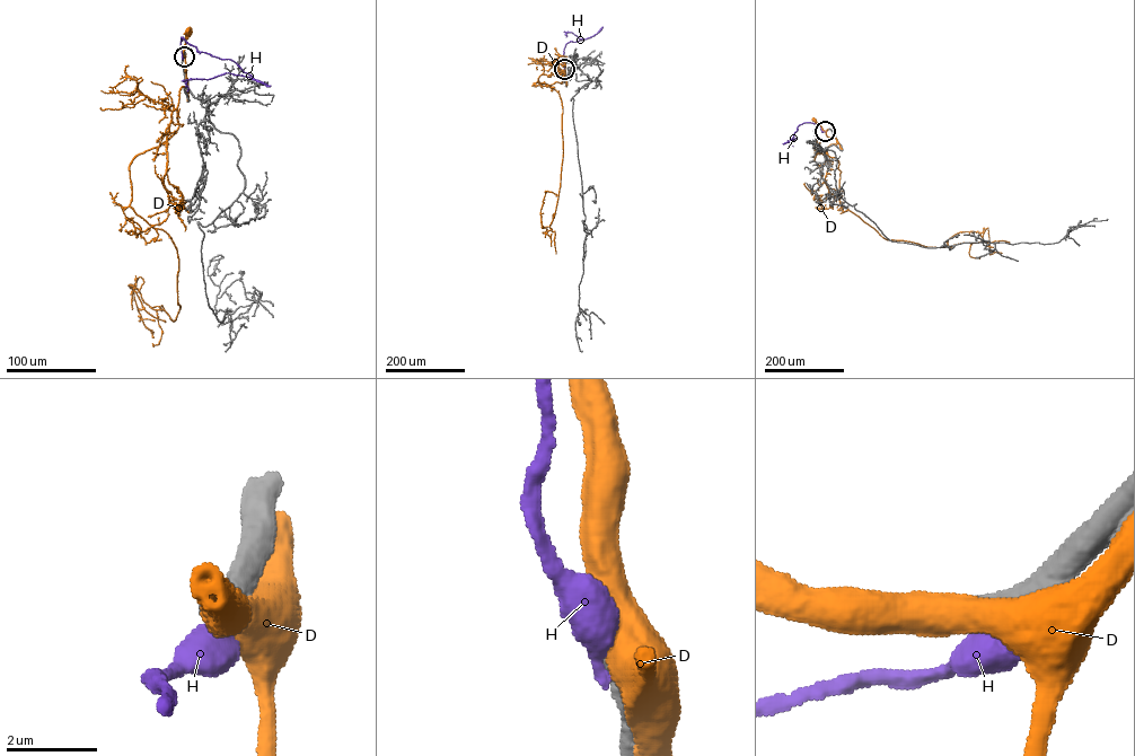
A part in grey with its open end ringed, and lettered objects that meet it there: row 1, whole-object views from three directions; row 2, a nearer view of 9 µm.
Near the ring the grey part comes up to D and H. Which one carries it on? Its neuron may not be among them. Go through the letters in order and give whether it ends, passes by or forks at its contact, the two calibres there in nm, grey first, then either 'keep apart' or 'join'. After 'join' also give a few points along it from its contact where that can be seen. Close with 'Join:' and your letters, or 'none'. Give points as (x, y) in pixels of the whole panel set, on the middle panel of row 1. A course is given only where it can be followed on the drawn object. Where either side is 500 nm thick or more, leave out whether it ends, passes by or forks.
D: 700/550 nm | keep apart
H: 500/500 nm | keep apart
Join: none

